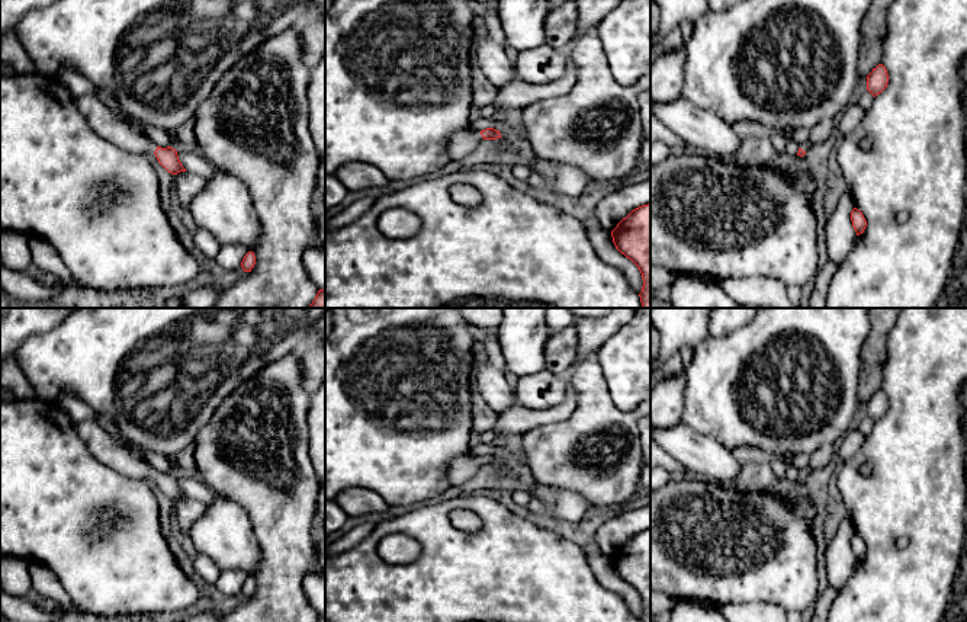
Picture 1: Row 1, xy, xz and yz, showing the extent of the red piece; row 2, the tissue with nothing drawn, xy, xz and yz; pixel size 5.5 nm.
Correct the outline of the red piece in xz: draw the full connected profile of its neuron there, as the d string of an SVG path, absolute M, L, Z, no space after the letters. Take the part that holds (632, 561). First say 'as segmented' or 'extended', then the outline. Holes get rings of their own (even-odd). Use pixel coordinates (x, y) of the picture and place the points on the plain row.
as segmented; M650 529L633 535L611 557L611 562L616 574L642 599L639 622L650 622Z

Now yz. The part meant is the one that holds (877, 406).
as segmented; M878 389L873 397L867 401L867 416L876 423L880 420L889 408L889 400L883 389Z

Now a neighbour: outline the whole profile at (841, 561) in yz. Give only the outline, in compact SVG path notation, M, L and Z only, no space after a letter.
M849 516L844 517L836 535L828 544L826 558L826 578L829 587L842 589L852 575L857 558L852 552L851 538L855 533Z

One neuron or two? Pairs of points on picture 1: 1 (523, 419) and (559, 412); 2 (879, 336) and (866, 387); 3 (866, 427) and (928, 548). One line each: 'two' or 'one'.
1: one
2: one
3: two

